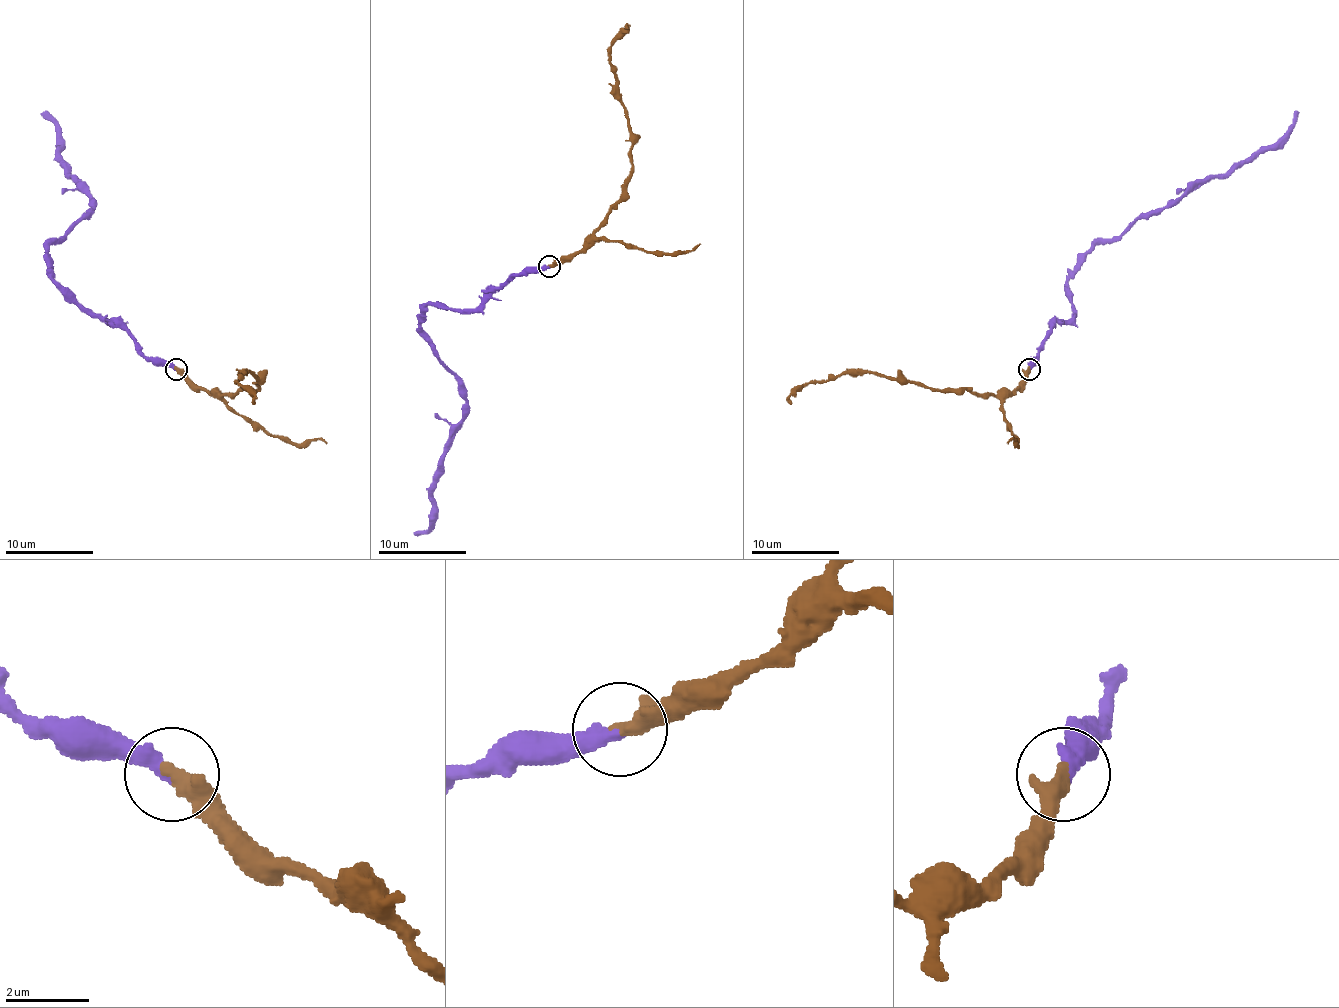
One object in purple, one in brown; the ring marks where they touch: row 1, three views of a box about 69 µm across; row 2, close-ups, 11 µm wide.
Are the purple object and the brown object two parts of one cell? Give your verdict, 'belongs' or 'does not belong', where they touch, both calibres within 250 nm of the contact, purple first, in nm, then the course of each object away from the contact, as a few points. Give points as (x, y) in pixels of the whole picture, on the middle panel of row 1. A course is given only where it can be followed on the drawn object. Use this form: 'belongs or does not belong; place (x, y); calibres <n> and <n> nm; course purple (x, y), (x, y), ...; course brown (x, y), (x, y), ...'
belongs; place (549, 266); calibres 400 and 440 nm; course purple (549, 265), (474, 309), (428, 305), (421, 331), (465, 417), (432, 525), (414, 534); course brown (549, 265), (582, 248), (619, 201), (630, 173), (632, 133), (610, 63), (610, 45), (628, 27)

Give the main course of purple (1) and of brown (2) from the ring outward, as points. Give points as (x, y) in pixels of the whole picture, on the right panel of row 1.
1: (1028, 368), (1050, 328), (1072, 315), (1068, 280), (1094, 247), (1257, 157), (1297, 113)
2: (1028, 368), (1011, 392), (980, 395), (936, 390), (872, 373), (841, 373), (808, 381), (790, 403)

